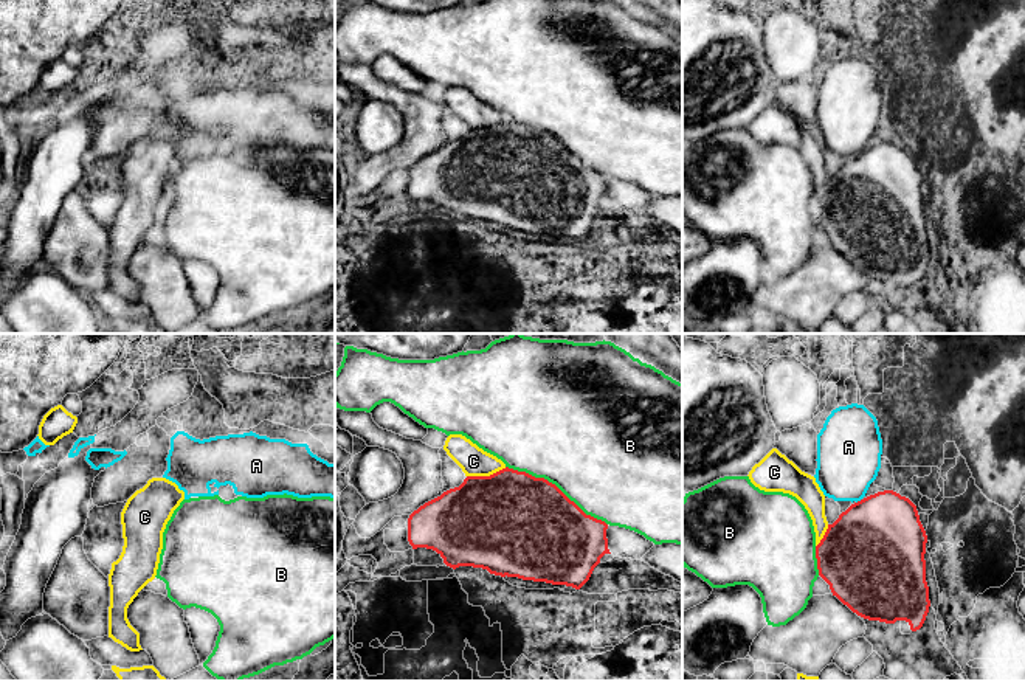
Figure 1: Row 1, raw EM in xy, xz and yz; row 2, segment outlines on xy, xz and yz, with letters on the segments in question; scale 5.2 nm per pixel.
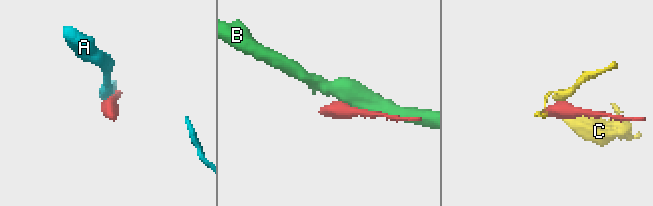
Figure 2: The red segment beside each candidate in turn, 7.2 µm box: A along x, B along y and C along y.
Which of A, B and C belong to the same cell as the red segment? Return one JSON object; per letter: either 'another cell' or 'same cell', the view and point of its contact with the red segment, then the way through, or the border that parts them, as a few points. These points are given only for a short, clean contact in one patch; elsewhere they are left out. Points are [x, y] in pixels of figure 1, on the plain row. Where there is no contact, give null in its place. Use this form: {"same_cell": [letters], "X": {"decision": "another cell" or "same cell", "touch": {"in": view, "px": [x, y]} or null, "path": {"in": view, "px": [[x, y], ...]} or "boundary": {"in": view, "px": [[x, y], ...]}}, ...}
{"same_cell": [], "A": {"decision": "another cell", "touch": {"in": "yz", "px": [858, 154]}}, "B": {"decision": "another cell", "touch": {"in": "xz", "px": [555, 138]}}, "C": {"decision": "another cell", "touch": {"in": "xz", "px": [486, 129]}, "boundary": {"in": "xz", "px": [[506, 120], [489, 127], [467, 129]]}}}

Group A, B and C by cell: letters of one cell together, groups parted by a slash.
A / B / C

